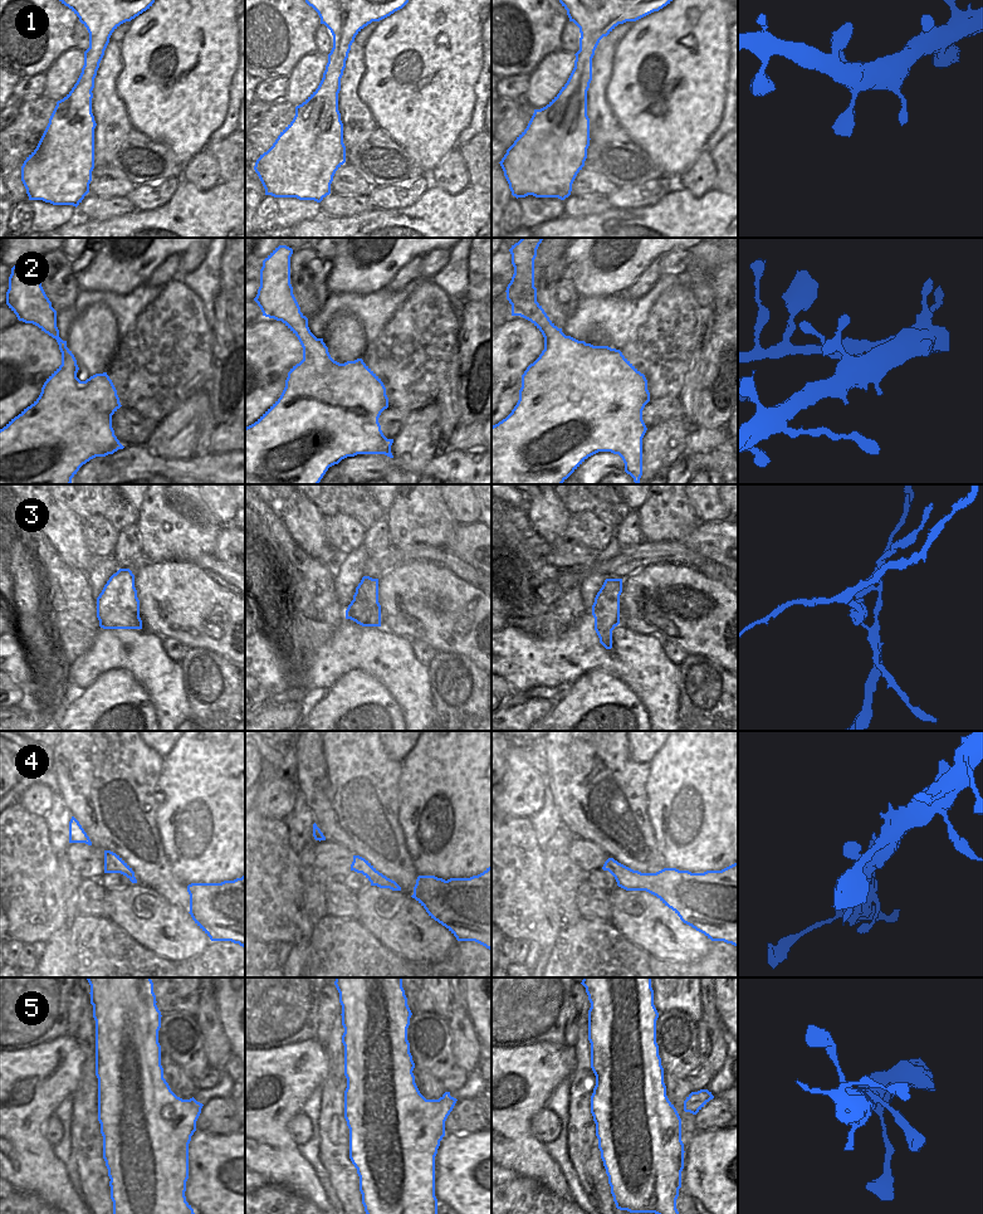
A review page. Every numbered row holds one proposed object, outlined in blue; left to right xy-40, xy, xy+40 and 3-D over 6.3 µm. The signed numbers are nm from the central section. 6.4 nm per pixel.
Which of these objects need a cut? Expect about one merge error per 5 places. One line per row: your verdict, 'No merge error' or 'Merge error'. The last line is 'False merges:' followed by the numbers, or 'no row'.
1: No merge error
2: No merge error
3: Merge error
4: No merge error
5: No merge error
False merges: 3.

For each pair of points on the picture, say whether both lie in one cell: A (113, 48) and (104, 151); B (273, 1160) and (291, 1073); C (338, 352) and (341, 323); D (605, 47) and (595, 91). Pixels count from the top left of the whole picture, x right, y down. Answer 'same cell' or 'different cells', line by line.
A: same cell
B: same cell
C: same cell
D: same cell

